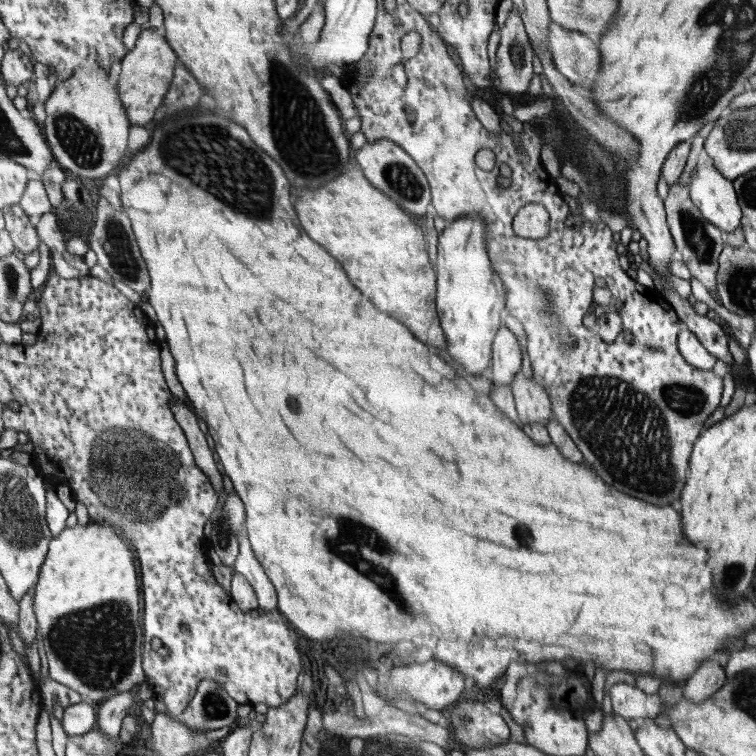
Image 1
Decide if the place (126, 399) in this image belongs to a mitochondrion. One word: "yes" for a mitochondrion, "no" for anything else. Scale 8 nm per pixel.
no

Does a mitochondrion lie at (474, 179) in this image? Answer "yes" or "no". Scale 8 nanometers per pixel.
no

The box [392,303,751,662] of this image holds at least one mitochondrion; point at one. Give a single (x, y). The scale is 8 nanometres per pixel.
(599, 406)

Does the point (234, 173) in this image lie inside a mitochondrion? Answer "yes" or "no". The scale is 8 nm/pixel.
yes

